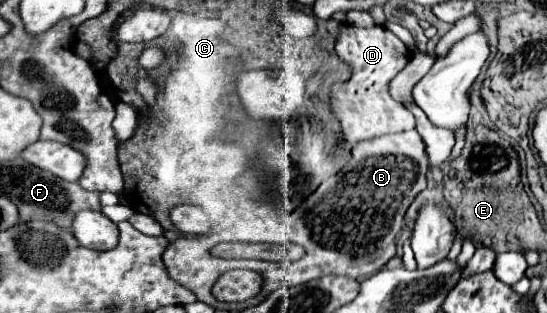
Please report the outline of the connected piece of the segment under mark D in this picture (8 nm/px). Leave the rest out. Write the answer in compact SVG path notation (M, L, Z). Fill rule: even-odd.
M343 24L341 34L337 38L335 50L343 62L353 68L353 76L349 82L335 84L331 90L331 108L341 122L345 140L349 144L357 144L361 140L379 138L393 132L413 130L415 118L413 114L395 102L389 94L389 82L407 66L409 50L407 46L390 30L381 25L371 28L358 28Z

